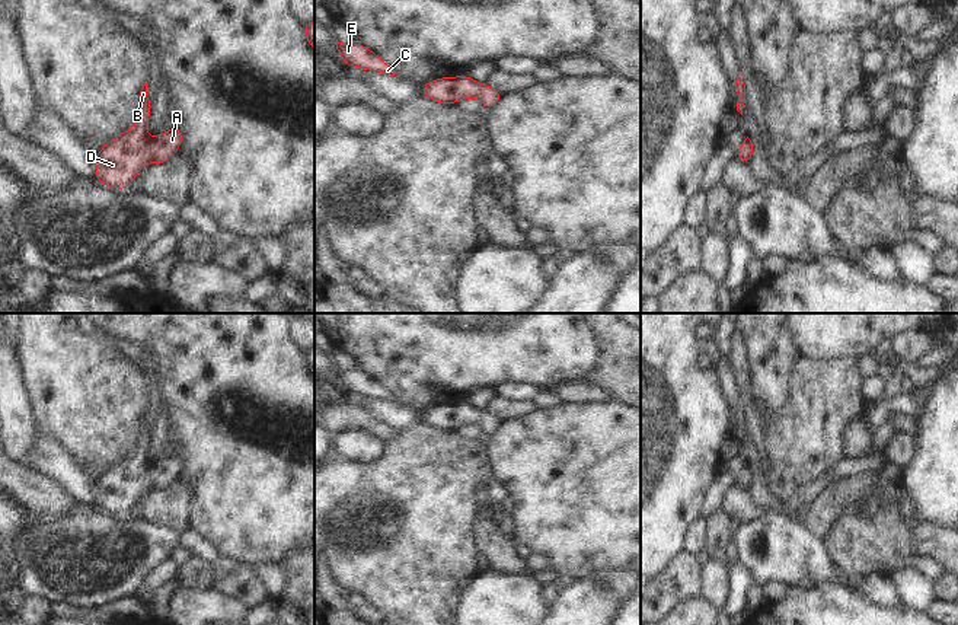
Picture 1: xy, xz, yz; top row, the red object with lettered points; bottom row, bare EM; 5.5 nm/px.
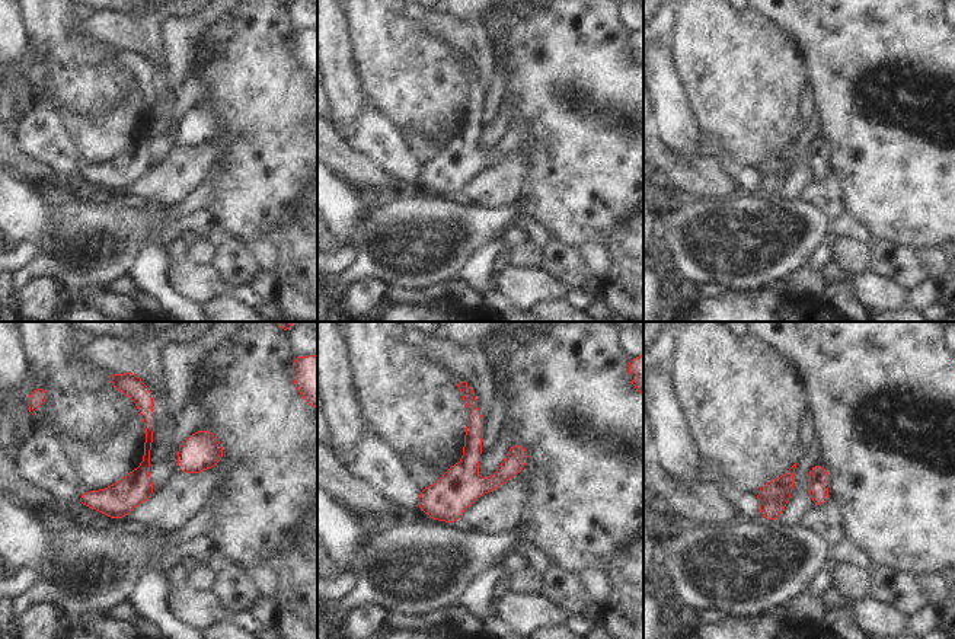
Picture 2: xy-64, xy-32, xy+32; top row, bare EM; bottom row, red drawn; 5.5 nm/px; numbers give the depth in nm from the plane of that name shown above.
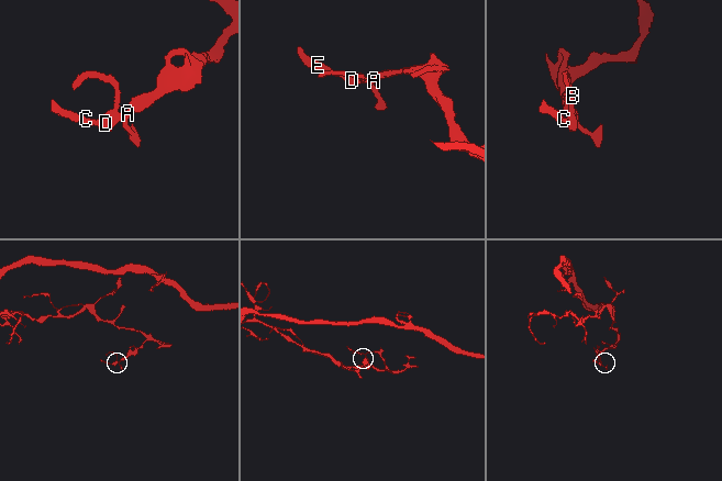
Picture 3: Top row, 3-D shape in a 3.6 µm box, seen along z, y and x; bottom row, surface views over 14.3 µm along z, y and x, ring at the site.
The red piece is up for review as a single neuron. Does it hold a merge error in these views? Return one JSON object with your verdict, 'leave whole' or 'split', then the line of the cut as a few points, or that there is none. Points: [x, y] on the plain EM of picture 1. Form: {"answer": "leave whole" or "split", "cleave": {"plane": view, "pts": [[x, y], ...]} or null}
{"answer": "leave whole", "cleave": null}

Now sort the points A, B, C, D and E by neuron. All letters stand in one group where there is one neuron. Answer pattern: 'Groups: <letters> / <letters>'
Groups: A B C D E

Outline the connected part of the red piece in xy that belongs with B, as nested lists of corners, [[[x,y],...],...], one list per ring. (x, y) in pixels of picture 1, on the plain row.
[[[147,409],[140,418],[134,455],[121,459],[108,468],[93,485],[95,500],[103,513],[127,516],[140,495],[149,490],[166,490],[182,471],[182,456],[173,453],[170,457],[147,463],[151,428],[147,422]]]

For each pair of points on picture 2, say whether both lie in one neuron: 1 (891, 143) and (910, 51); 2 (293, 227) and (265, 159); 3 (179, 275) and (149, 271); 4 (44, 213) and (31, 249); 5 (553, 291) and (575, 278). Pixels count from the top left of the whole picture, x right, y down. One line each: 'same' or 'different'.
1: same
2: different
3: different
4: different
5: different

